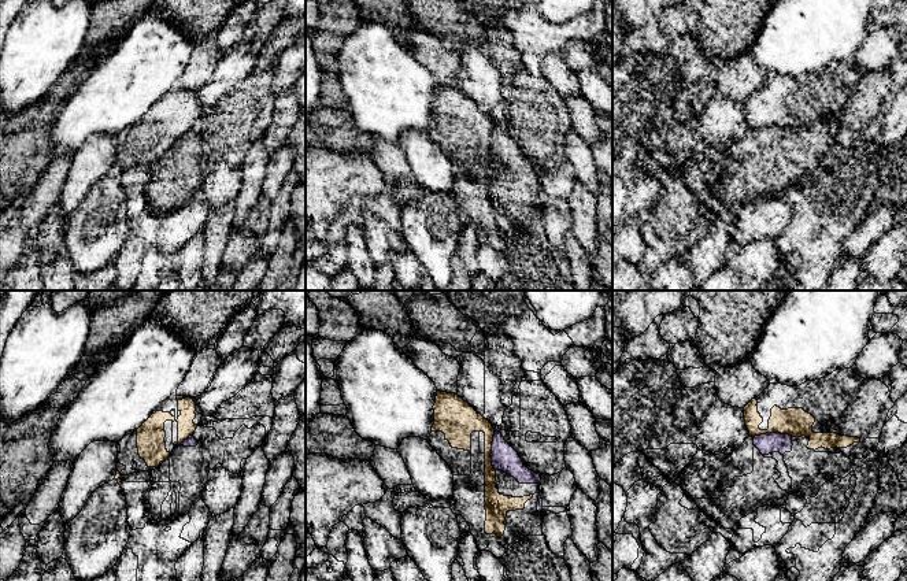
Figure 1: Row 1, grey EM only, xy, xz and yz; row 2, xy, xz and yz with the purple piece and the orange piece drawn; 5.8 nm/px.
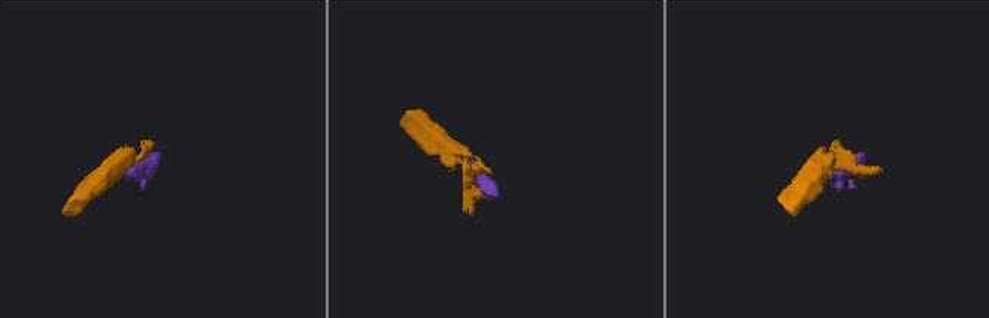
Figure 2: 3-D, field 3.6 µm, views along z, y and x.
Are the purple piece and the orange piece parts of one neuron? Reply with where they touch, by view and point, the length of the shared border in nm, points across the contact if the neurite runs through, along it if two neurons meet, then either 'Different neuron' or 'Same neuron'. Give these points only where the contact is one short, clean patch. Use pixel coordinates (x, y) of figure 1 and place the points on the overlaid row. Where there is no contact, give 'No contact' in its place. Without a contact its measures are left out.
Touches purple at xz (492, 451). Shared border 240 nm. Same neuron

